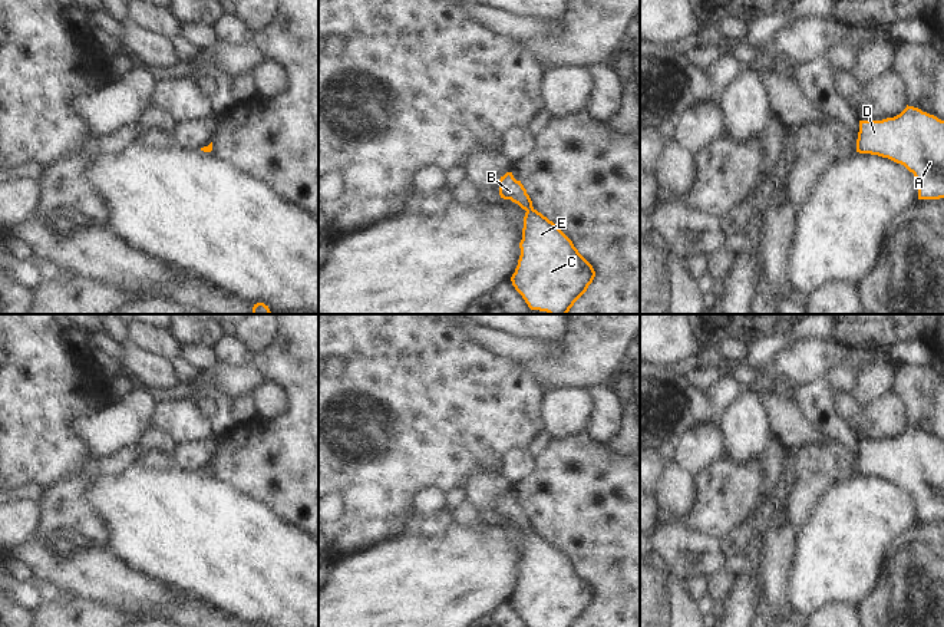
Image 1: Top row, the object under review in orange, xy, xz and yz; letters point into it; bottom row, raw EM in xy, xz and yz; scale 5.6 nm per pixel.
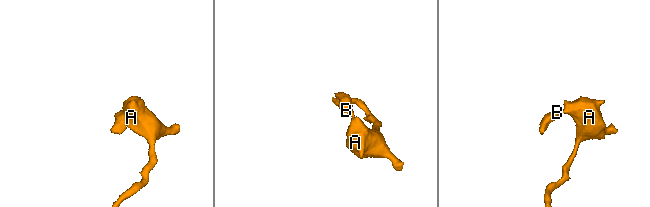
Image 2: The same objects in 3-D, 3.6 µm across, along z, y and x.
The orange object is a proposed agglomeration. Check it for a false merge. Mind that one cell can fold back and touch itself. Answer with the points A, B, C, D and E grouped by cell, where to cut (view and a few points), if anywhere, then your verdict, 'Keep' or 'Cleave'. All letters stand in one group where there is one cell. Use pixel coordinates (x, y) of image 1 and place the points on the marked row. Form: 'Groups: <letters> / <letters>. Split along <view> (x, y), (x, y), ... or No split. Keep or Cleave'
Groups: A B C D E. No split. Keep.

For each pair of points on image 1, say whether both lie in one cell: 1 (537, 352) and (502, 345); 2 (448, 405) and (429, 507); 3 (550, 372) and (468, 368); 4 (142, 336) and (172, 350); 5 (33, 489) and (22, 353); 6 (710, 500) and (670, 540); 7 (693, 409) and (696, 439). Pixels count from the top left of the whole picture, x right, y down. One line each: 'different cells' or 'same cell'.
1: same cell
2: different cells
3: different cells
4: same cell
5: different cells
6: different cells
7: different cells

